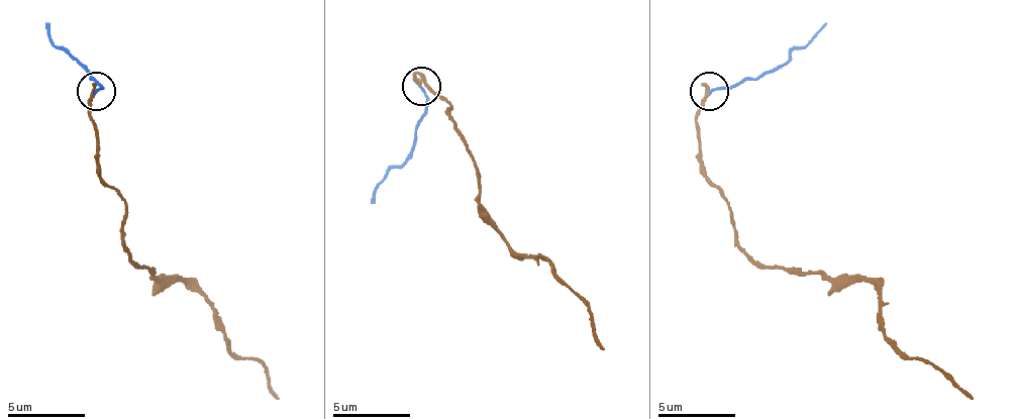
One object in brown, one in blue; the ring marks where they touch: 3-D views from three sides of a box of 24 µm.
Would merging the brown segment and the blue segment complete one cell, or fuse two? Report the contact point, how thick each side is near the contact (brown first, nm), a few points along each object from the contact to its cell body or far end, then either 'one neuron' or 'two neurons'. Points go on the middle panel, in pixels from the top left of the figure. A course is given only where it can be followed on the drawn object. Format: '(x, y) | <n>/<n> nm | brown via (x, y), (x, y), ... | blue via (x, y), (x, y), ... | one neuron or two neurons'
(421, 86) | 220/140 nm | brown via (420, 85), (416, 74), (451, 104), (483, 217), (525, 256), (541, 256), (588, 307), (603, 349) | blue via (420, 85), (428, 112), (420, 120), (416, 143), (378, 183), (370, 202) | two neurons

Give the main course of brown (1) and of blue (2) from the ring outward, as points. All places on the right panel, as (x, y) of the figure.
1: (708, 90), (700, 172), (727, 203), (739, 245), (786, 273), (863, 277), (880, 327), (973, 398)
2: (708, 90), (735, 86), (743, 78), (767, 75), (825, 23)

